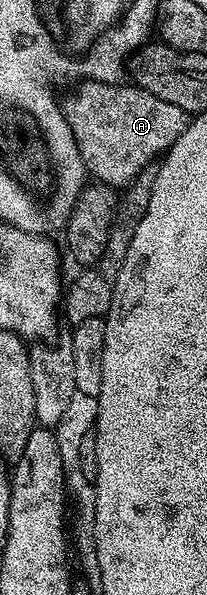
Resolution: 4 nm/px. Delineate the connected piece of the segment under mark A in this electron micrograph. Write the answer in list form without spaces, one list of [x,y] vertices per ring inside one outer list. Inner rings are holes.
[[[85,81],[74,86],[71,98],[61,105],[61,115],[69,123],[83,160],[96,182],[126,187],[151,160],[162,158],[187,130],[189,114],[134,83]]]

